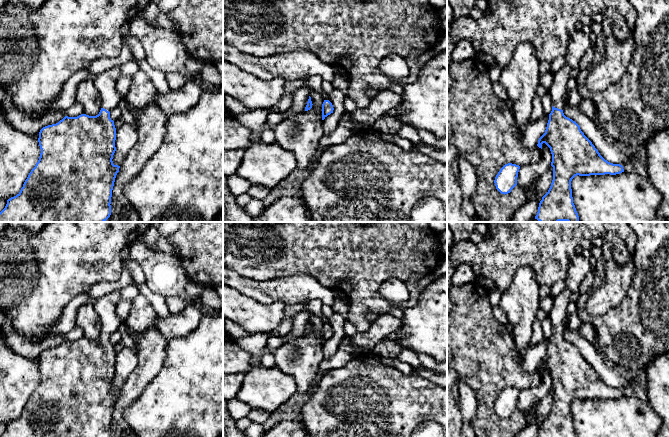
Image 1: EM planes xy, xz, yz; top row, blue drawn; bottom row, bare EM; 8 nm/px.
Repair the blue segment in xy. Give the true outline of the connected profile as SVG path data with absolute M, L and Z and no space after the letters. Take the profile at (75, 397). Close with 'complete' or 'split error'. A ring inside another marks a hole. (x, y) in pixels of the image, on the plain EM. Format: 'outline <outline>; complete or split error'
outline M118 291L94 300L102 328L96 340L65 340L39 356L40 381L20 416L7 424L0 437L111 437L112 414L120 390L113 388L116 352L110 335L123 322L117 313Z; split error

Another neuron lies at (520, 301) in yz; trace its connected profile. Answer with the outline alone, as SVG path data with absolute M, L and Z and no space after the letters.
M522 267L514 275L499 303L506 313L515 347L522 358L529 347L532 326L540 309L539 286L535 271Z

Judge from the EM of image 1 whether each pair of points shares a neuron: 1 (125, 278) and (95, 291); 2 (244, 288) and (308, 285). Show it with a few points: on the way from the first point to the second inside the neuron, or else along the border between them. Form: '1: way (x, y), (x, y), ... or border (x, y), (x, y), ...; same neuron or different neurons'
1: way (118, 285), (102, 288); same neuron
2: way (260, 288), (292, 287); same neuron

